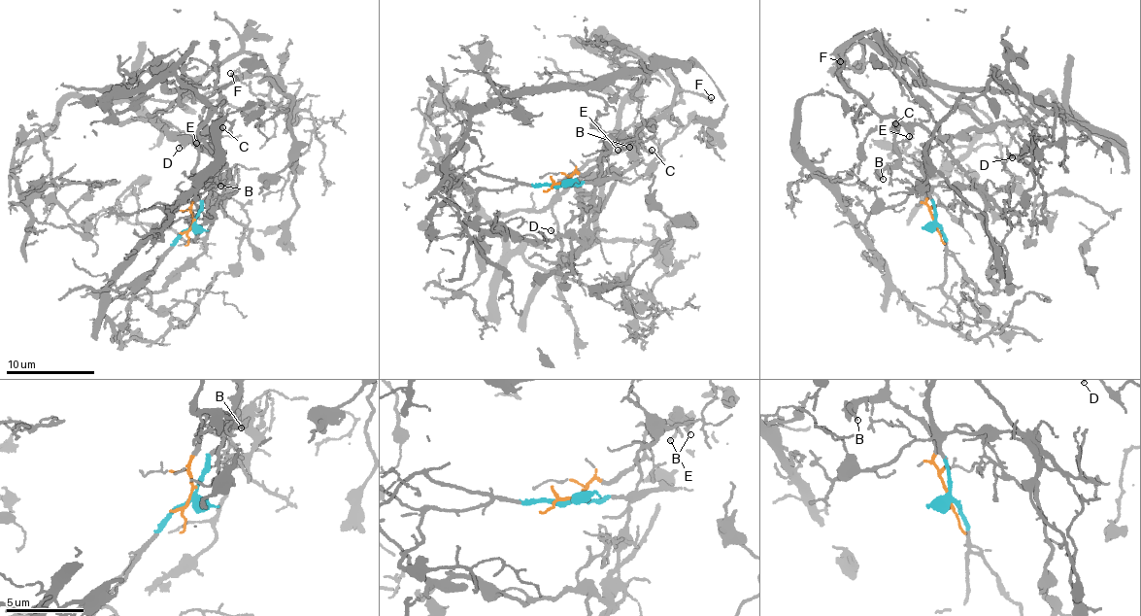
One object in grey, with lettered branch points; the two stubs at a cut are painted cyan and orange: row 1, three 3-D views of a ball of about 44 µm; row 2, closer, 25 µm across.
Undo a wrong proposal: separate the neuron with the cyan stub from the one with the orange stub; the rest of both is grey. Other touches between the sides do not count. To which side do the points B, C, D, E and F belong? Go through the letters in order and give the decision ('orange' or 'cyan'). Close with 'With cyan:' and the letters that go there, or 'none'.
B: orange
C: orange
D: cyan
E: orange
F: orange
With cyan: D

